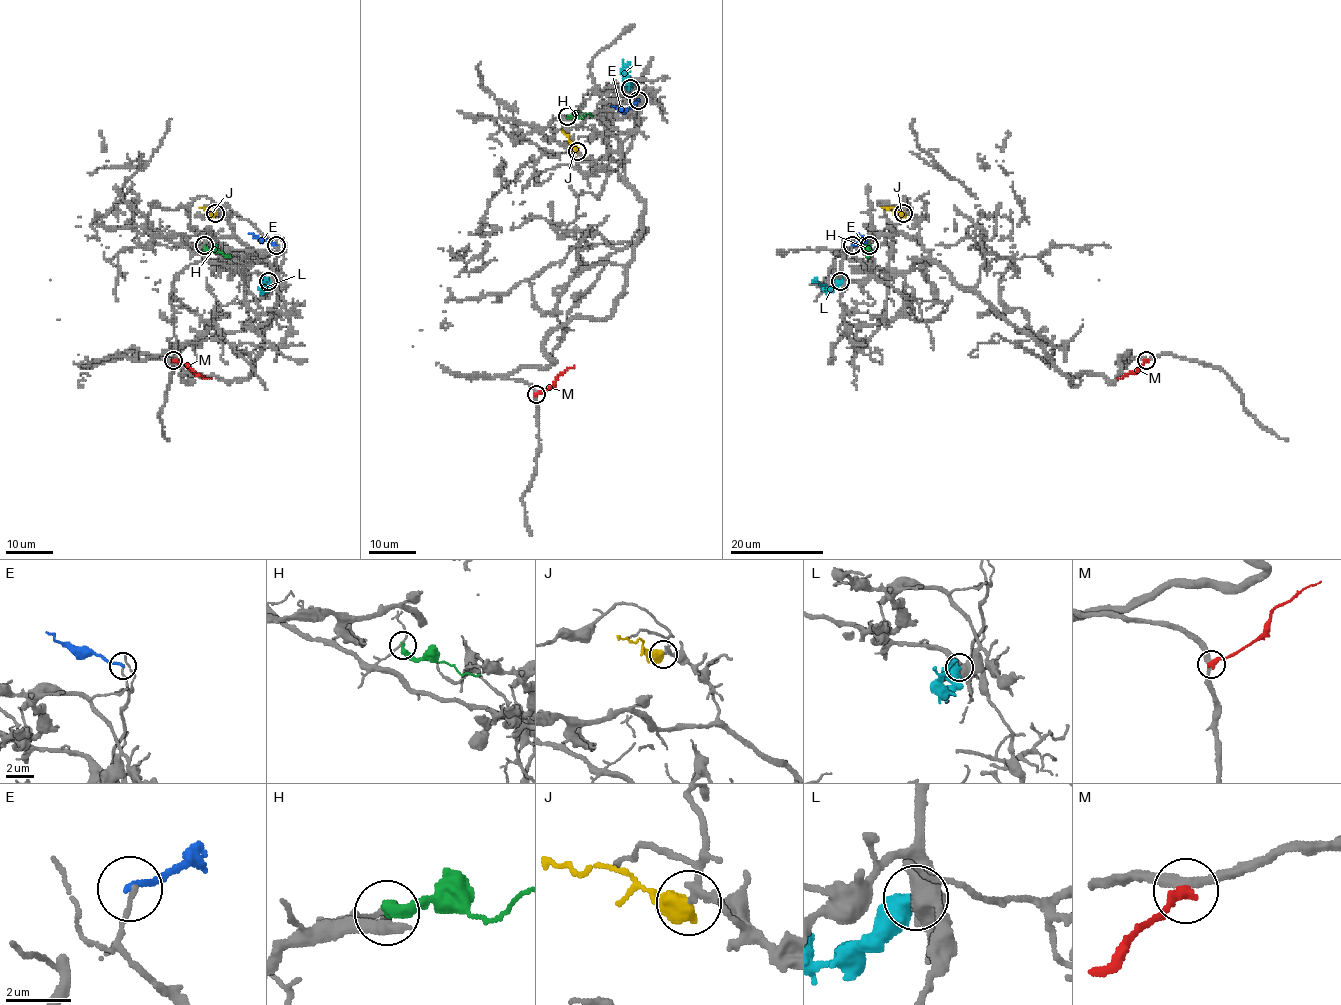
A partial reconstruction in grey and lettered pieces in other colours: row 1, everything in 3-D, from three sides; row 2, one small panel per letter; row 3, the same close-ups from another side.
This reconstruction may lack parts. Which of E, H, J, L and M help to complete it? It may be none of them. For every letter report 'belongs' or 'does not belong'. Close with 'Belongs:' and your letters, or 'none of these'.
E: does not belong
H: does not belong
J: belongs
L: belongs
M: does not belong
Belongs: J, L

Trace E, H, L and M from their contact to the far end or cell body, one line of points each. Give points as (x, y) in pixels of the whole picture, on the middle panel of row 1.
E: (638, 100), (624, 109), (611, 105)
H: (567, 116), (593, 116)
L: (630, 88), (622, 60)
M: (536, 394), (547, 389), (558, 375), (573, 366)

